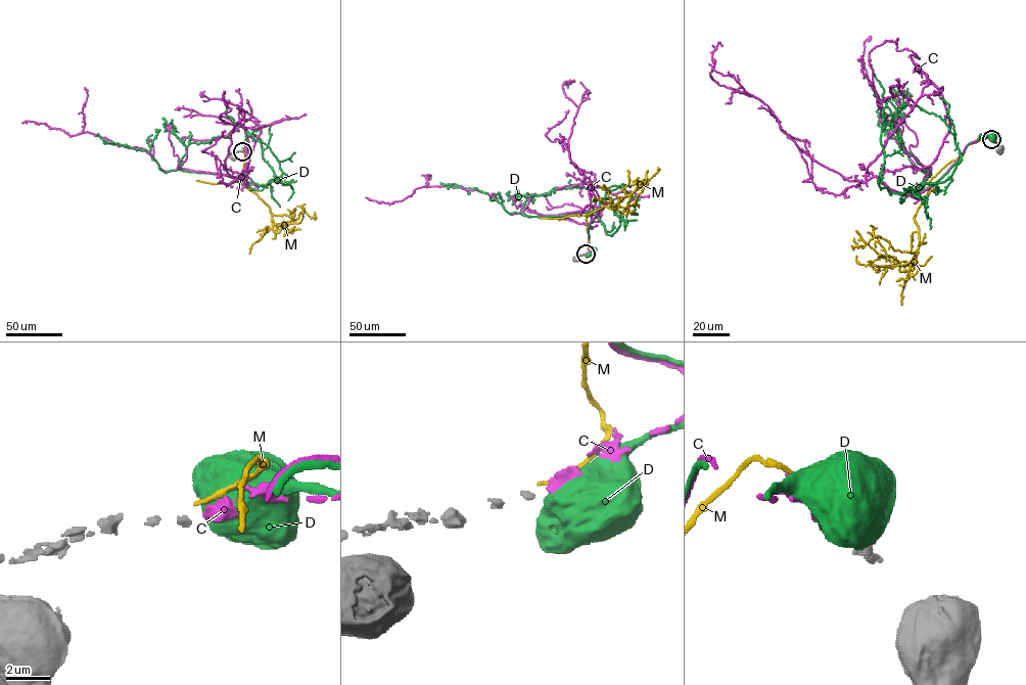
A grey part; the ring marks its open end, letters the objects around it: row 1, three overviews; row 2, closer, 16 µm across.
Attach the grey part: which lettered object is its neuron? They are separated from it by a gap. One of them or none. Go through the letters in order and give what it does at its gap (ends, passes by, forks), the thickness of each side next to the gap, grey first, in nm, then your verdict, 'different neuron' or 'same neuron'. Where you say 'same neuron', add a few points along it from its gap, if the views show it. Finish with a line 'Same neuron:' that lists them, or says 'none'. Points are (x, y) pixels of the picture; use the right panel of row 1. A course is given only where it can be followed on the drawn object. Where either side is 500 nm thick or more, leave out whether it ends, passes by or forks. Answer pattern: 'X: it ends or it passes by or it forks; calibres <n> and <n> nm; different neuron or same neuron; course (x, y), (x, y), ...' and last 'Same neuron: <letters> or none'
C: it ends; calibres 240 and 480 nm; same neuron; course (991, 139), (980, 134), (915, 198), (930, 168), (880, 122), (882, 107), (910, 99), (899, 92)
D: calibres 240 and 1000 nm; different neuron
M: it ends; calibres 240 and 180 nm; different neuron
Same neuron: C

